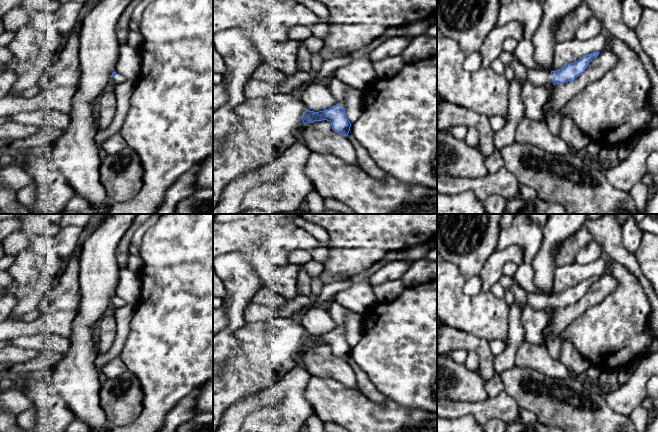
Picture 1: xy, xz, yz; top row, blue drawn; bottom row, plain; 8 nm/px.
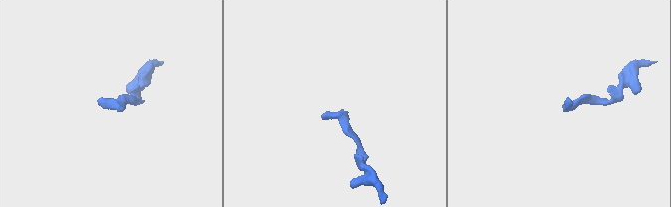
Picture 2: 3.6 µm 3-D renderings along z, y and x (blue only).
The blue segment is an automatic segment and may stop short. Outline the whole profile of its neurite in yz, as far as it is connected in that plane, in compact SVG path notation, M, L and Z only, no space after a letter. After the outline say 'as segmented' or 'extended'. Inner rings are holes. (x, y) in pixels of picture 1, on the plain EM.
M593 276L585 279L578 285L568 288L559 294L546 296L534 293L527 294L527 304L535 310L547 310L550 308L561 308L575 304L580 300L589 287L599 279L600 276Z; extended

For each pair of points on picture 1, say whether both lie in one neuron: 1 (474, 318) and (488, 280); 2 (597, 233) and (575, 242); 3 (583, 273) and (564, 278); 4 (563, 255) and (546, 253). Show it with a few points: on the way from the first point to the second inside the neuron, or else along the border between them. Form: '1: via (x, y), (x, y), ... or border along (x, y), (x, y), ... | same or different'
1: border along (481, 290), (489, 291) | different
2: border along (589, 235), (591, 237) | different
3: via (578, 273), (569, 276) | same
4: border along (569, 237), (564, 239), (553, 253), (556, 267) | different

